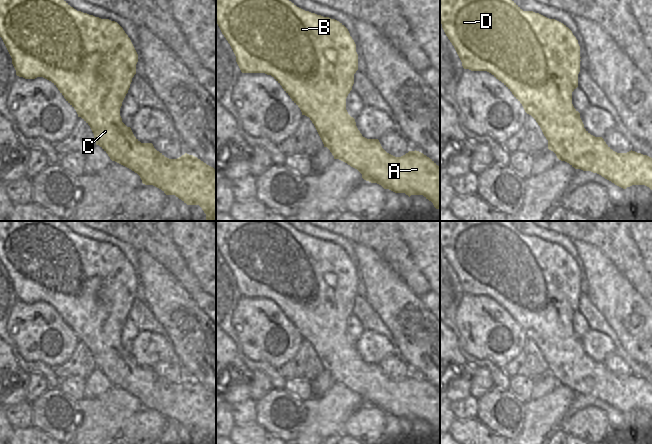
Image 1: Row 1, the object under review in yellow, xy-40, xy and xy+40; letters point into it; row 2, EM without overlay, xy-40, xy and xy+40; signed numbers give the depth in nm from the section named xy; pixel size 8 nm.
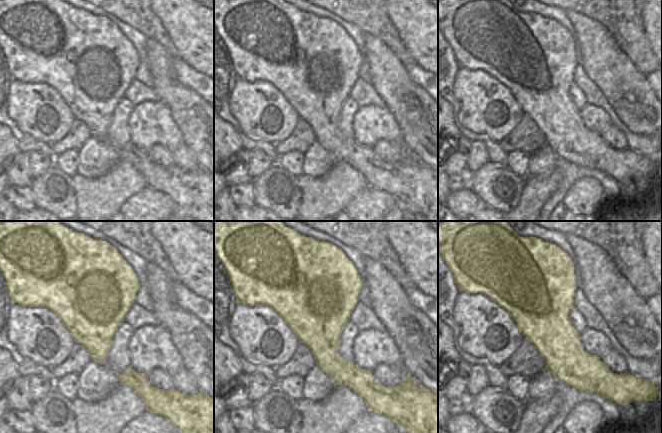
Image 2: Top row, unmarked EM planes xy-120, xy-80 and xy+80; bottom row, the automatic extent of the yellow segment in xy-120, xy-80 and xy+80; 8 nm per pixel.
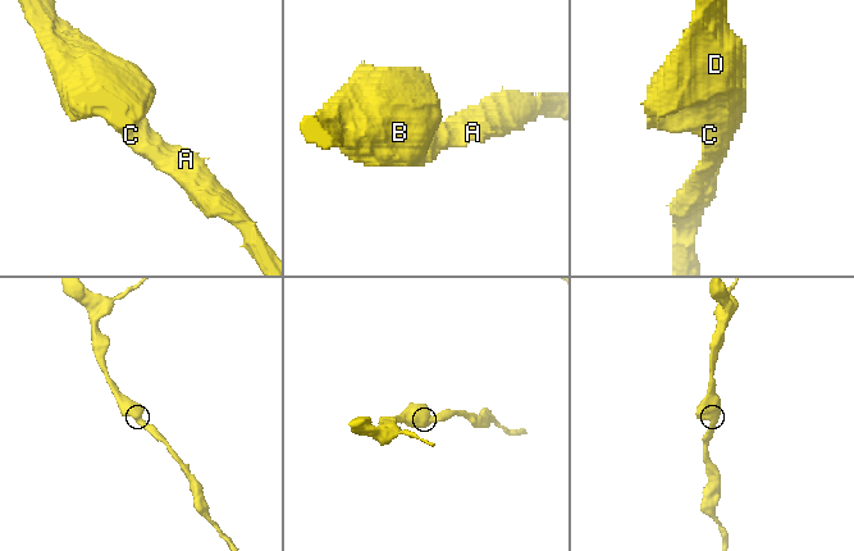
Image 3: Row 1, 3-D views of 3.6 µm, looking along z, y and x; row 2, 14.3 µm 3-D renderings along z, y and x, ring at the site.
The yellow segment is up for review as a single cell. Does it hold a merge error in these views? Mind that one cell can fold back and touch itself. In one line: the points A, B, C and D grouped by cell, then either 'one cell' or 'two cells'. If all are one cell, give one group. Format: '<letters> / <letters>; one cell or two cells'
A B C D; one cell

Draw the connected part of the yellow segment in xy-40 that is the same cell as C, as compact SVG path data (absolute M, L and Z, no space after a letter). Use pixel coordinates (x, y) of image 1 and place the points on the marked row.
M0 0L0 37L2 38L11 58L12 64L16 70L16 75L25 79L35 79L43 77L51 81L64 96L66 101L76 110L78 117L81 117L91 128L96 145L99 145L115 161L135 173L137 173L142 183L153 185L161 189L166 195L175 195L187 205L199 205L206 214L206 221L216 221L216 169L207 165L197 157L185 153L177 159L169 159L157 151L152 143L141 143L133 134L130 127L127 127L120 116L122 102L128 93L132 78L136 74L136 64L138 54L123 28L115 21L101 19L81 11L77 11L64 0Z

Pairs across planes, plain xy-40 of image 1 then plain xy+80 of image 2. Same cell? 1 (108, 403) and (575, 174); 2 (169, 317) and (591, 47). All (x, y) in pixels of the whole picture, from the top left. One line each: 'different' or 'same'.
1: different
2: same

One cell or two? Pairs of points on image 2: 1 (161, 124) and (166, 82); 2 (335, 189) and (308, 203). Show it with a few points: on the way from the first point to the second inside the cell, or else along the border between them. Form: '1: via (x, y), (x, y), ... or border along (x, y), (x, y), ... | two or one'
1: border along (159, 99), (167, 106), (175, 123) | two
2: via (328, 195), (321, 197), (315, 203) | one

